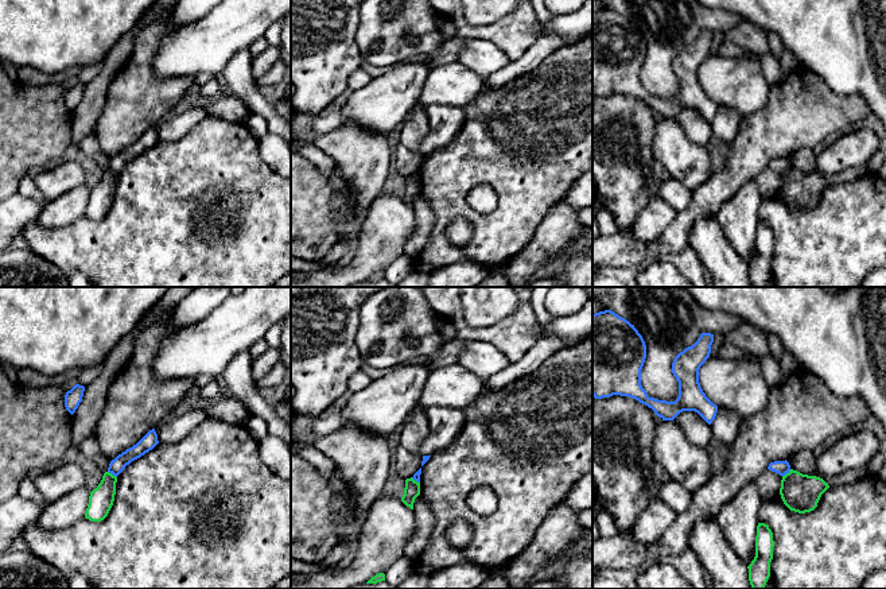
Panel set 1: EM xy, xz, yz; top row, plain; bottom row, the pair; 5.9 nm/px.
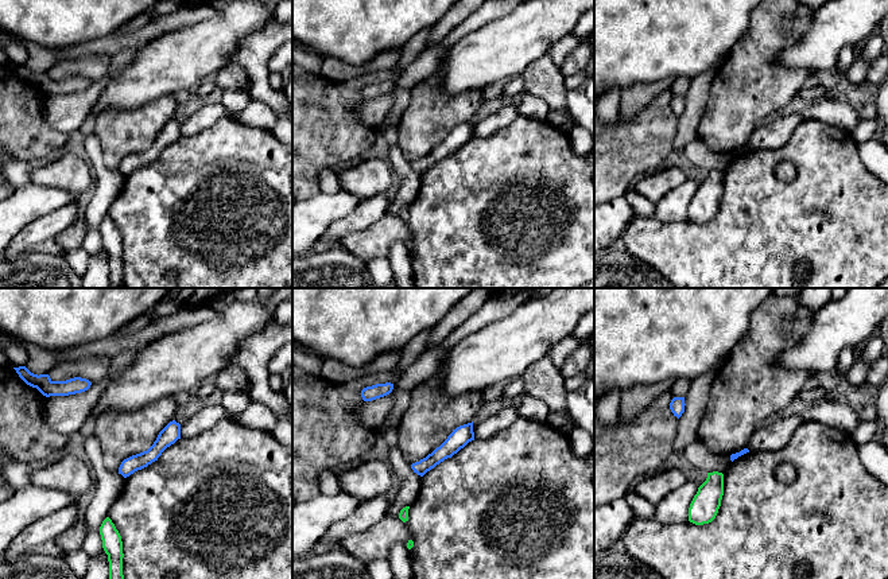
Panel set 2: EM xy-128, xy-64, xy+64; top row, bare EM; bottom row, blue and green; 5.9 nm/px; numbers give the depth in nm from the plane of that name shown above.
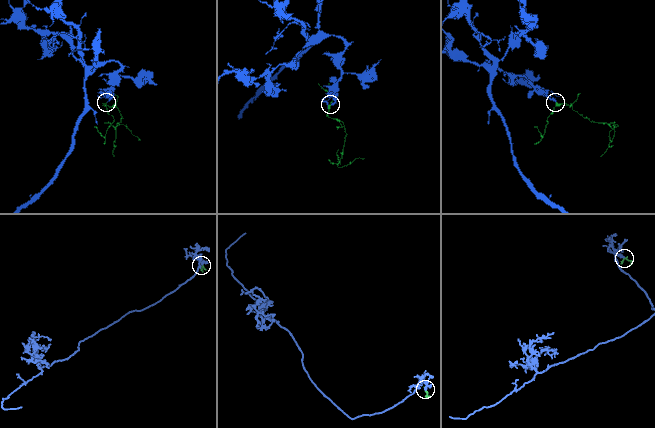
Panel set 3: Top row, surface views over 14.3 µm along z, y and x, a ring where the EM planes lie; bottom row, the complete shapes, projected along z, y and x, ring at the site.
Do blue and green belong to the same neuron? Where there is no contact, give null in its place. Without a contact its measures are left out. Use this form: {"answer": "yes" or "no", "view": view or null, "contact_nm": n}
{"answer": "no", "view": "yz", "contact_nm": 70}

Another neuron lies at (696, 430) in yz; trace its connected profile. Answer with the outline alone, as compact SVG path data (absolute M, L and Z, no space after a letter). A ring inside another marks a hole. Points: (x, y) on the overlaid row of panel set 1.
M683 411L673 421L683 429L685 438L702 449L707 449L714 438L711 426L695 411Z

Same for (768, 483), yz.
M766 469L755 480L758 493L763 501L772 501L780 495L782 476Z

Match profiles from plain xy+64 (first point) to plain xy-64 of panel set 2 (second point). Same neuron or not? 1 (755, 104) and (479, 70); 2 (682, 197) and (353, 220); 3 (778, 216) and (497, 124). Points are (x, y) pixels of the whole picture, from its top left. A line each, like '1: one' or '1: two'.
1: two
2: one
3: two

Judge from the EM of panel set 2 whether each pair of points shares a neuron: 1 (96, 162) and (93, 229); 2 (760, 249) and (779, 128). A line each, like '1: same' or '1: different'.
1: same
2: different

